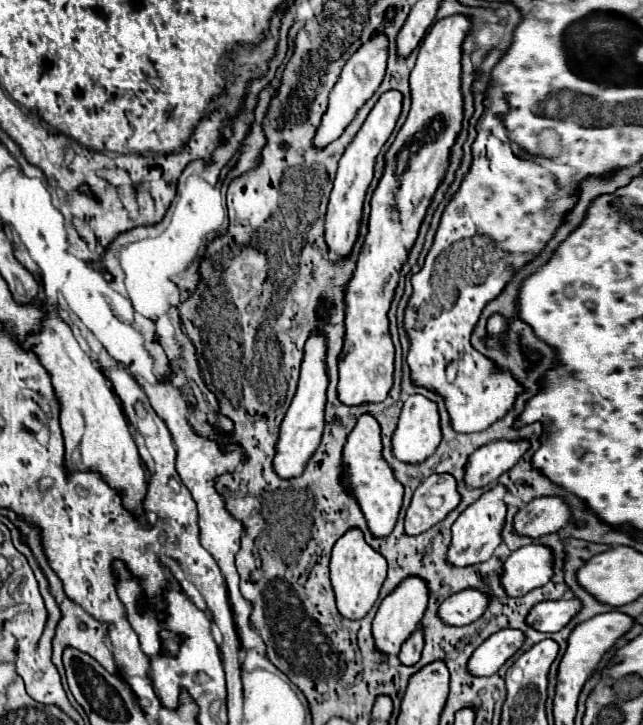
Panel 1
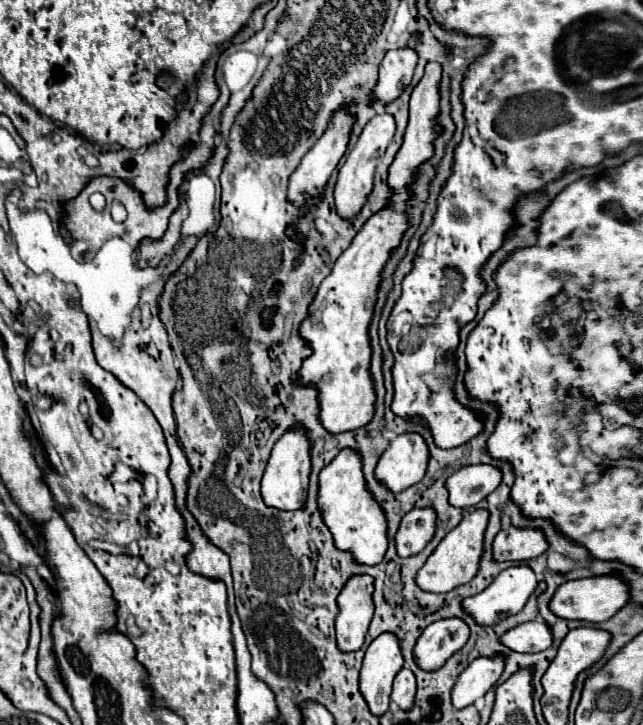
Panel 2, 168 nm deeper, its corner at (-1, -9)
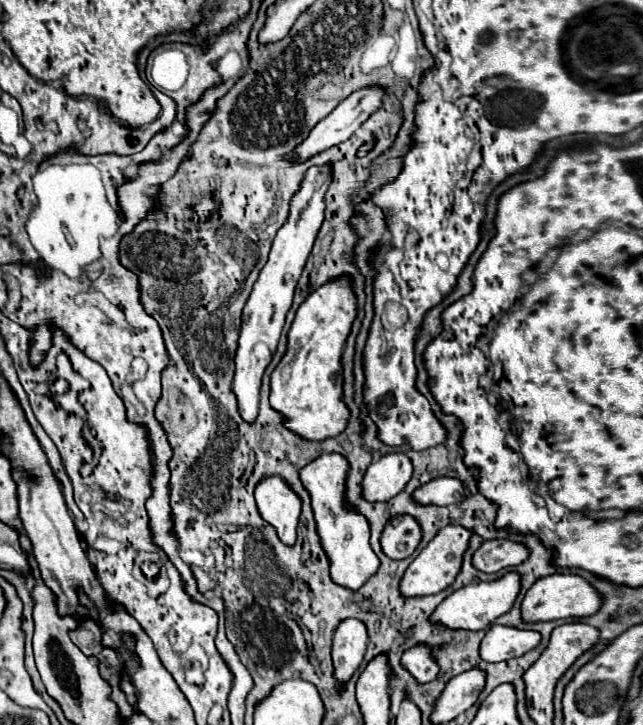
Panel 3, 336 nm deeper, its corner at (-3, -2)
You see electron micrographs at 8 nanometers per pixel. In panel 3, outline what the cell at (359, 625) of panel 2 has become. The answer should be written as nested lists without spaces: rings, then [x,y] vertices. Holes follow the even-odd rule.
[[[343,620],[339,628],[335,630],[333,638],[333,668],[335,668],[335,680],[341,686],[345,686],[359,664],[363,662],[367,648],[367,628],[359,624],[359,620]]]

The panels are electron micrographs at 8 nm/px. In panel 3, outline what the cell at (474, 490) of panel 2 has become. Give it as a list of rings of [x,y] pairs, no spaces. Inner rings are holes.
[[[439,478],[419,486],[411,500],[419,506],[451,506],[463,502],[463,484],[455,478]]]

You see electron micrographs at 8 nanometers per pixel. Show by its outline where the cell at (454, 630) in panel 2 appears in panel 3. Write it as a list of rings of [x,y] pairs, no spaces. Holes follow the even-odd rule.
[[[427,648],[407,650],[401,656],[401,666],[417,680],[417,684],[431,682],[439,672],[439,666],[435,664],[435,660],[431,660],[431,652],[427,652]]]

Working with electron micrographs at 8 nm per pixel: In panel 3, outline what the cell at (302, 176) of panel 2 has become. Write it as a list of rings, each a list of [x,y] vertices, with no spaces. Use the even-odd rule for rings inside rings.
[[[329,164],[313,166],[307,170],[307,174],[301,182],[301,190],[291,200],[289,220],[277,232],[271,252],[269,252],[269,260],[263,266],[263,270],[253,286],[253,292],[243,308],[243,318],[241,318],[243,324],[241,324],[237,350],[235,350],[235,374],[233,374],[231,390],[237,398],[239,416],[247,424],[253,424],[257,418],[261,376],[263,376],[267,364],[271,362],[271,356],[275,352],[275,346],[279,342],[279,336],[281,336],[281,330],[285,324],[285,314],[293,302],[293,292],[295,292],[297,280],[305,268],[307,256],[311,254],[317,230],[321,228],[323,214],[325,214],[325,198],[323,196],[325,196],[329,182],[331,182],[331,166]]]

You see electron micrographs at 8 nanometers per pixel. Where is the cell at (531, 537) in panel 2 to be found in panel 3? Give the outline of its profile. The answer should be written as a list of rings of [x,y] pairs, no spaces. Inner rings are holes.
[[[511,540],[483,542],[473,554],[473,566],[479,572],[499,572],[503,568],[515,568],[527,558],[527,548]]]

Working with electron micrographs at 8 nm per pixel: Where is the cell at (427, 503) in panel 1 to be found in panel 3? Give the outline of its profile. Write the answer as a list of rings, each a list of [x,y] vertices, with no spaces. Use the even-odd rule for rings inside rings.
[[[395,516],[387,522],[379,542],[385,556],[391,560],[409,558],[421,540],[419,524],[411,520],[411,516]]]

